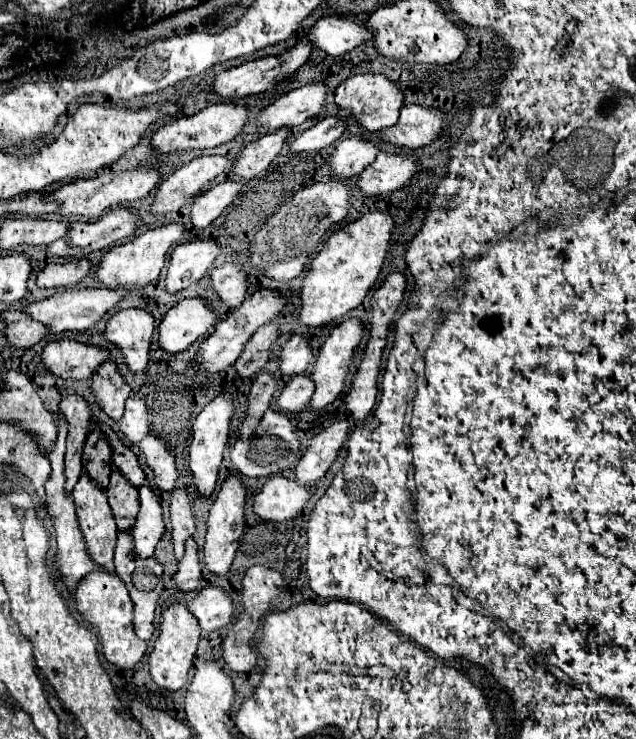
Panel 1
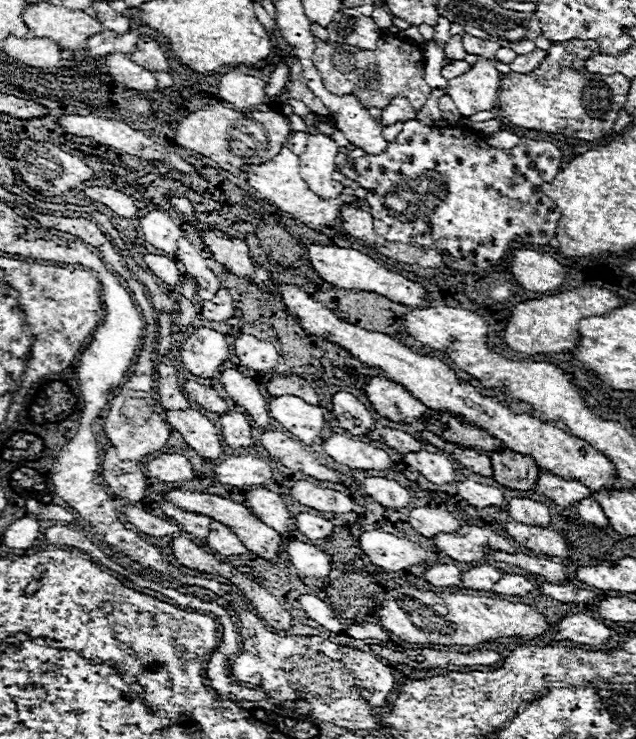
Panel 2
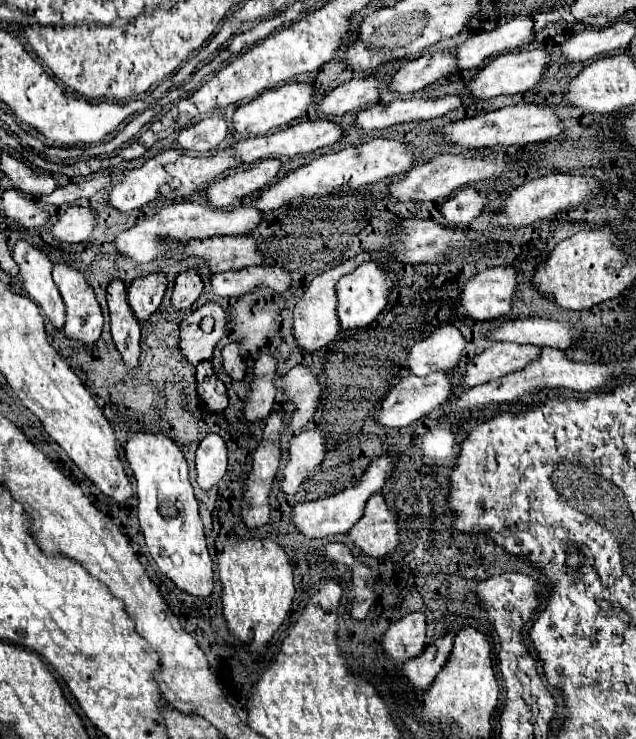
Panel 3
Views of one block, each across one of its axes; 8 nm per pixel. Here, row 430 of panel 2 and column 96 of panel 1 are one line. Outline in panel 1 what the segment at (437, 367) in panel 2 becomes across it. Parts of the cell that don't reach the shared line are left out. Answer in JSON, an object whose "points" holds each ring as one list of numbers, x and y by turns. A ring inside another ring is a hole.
{"points":[[82,474,78,484,74,486,74,492,72,492,72,498,74,498,74,504,76,504,76,518,78,518,78,526,80,526,80,532,84,536,84,544,88,548,88,554,90,558,94,560,94,564,98,564,102,570,108,570,110,574,114,572,114,562,112,562,112,556,114,556,114,546,116,546,116,526,114,526,114,518,112,518,112,512,110,512,110,506,106,502,106,494,86,476]]}

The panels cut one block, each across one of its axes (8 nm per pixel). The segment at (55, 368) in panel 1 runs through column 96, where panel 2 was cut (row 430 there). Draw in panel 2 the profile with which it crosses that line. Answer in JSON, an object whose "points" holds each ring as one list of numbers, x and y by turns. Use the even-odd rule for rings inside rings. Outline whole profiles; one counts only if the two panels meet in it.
{"points":[[336,392,332,396,332,412,340,422,340,428,348,430,350,434,364,436,368,430,374,428,370,410,350,392]]}

